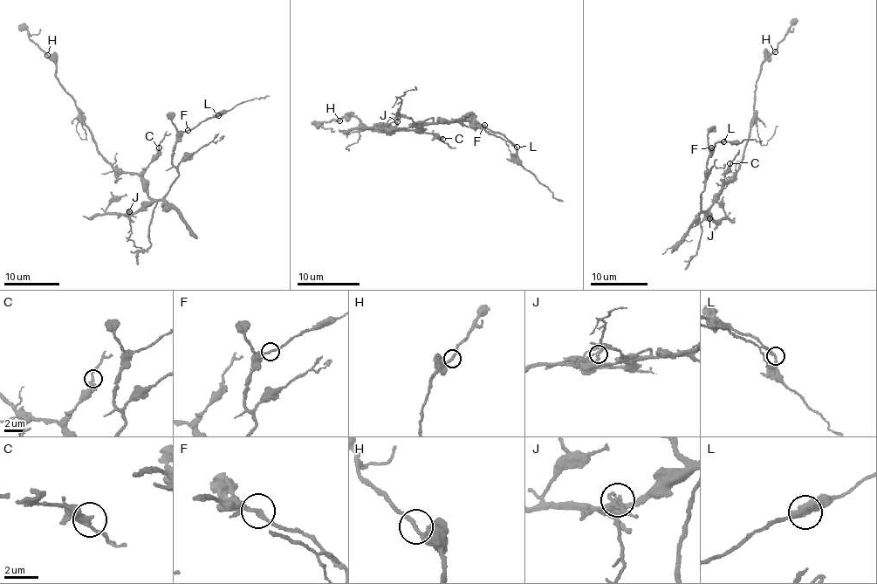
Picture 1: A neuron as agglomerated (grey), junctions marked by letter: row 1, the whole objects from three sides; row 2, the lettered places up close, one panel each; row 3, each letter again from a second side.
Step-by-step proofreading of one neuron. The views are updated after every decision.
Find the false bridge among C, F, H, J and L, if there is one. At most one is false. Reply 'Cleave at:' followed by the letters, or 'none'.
Cleave at: none

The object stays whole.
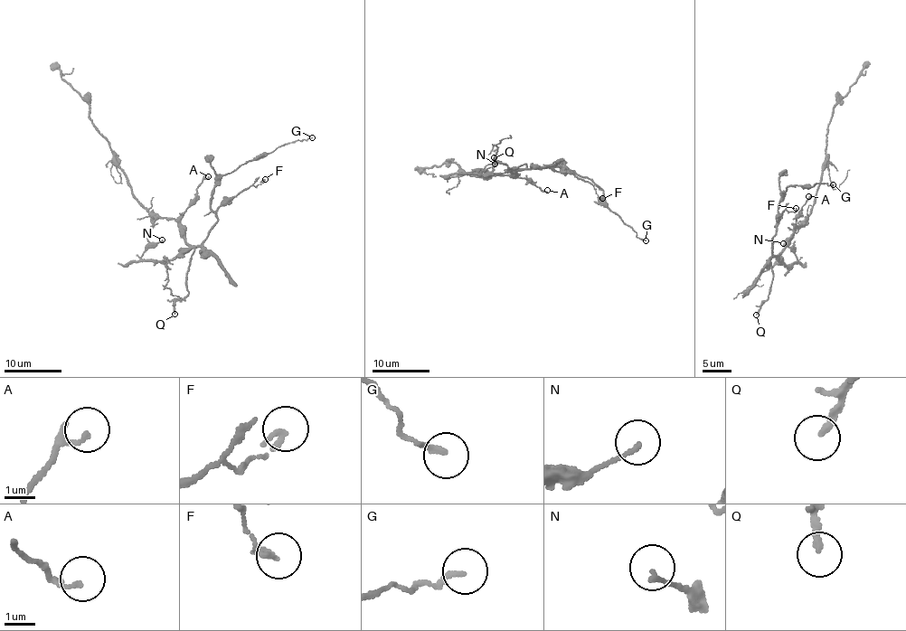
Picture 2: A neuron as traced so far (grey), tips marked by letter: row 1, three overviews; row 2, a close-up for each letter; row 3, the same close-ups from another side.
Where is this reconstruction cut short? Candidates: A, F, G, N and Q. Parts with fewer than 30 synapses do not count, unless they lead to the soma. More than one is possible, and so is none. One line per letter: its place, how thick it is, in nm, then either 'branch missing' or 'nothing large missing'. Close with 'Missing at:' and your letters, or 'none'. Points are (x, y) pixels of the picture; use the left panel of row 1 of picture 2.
A: place (208, 176); calibre 100 nm; nothing large missing
F: place (265, 179); calibre 180 nm; nothing large missing
G: place (312, 137); calibre 160 nm; nothing large missing
N: place (162, 240); calibre 130 nm; nothing large missing
Q: place (174, 314); calibre 200 nm; nothing large missing
Missing at: none

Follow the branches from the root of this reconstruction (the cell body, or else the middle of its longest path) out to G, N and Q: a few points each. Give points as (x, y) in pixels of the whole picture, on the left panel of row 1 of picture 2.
G: (178, 228), (186, 242), (200, 245), (216, 221), (211, 192), (216, 183), (246, 162), (312, 137)
N: (178, 228), (186, 249), (170, 259), (143, 259), (142, 254), (162, 240)
Q: (178, 228), (186, 242), (195, 247), (187, 273), (188, 293), (174, 303), (174, 314)

